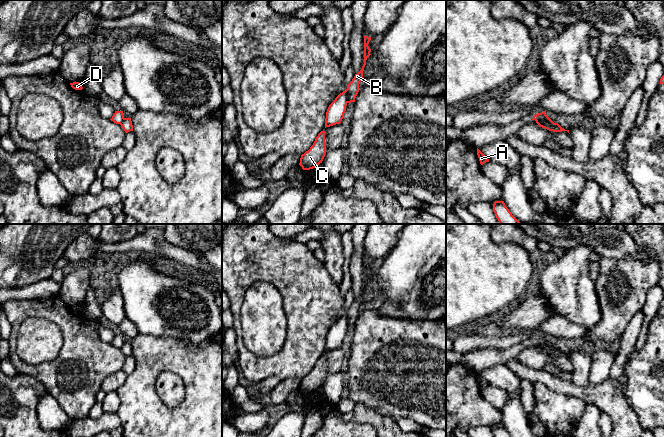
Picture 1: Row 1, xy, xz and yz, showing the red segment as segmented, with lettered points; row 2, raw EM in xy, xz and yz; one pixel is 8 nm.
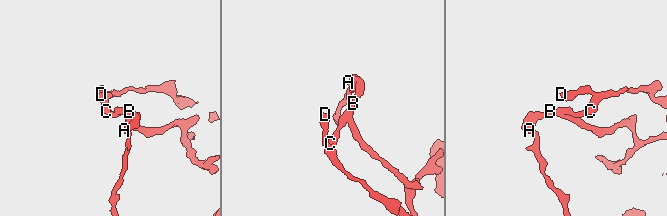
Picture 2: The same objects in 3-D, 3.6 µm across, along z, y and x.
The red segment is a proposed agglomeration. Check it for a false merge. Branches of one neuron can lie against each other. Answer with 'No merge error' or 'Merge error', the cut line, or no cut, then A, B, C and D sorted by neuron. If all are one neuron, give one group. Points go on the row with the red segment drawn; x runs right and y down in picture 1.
Merge error. Split along yz (533, 117), (539, 121), (558, 124). Groups: A B / C D

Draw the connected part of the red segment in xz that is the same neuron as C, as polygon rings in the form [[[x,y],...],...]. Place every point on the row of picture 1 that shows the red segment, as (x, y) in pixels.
[[[321,131],[308,151],[301,155],[299,165],[310,170],[322,163],[326,154],[325,131]]]

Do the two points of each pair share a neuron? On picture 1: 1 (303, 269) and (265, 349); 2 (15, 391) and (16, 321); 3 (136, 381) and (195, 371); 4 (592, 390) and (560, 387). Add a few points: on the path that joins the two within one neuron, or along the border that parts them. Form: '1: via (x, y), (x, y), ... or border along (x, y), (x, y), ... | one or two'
1: border along (275, 288), (282, 298), (287, 333) | two
2: border along (19, 372), (29, 374), (41, 382) | two
3: via (151, 366), (153, 364), (180, 364) | one
4: via (584, 391), (574, 391), (568, 387) | one

